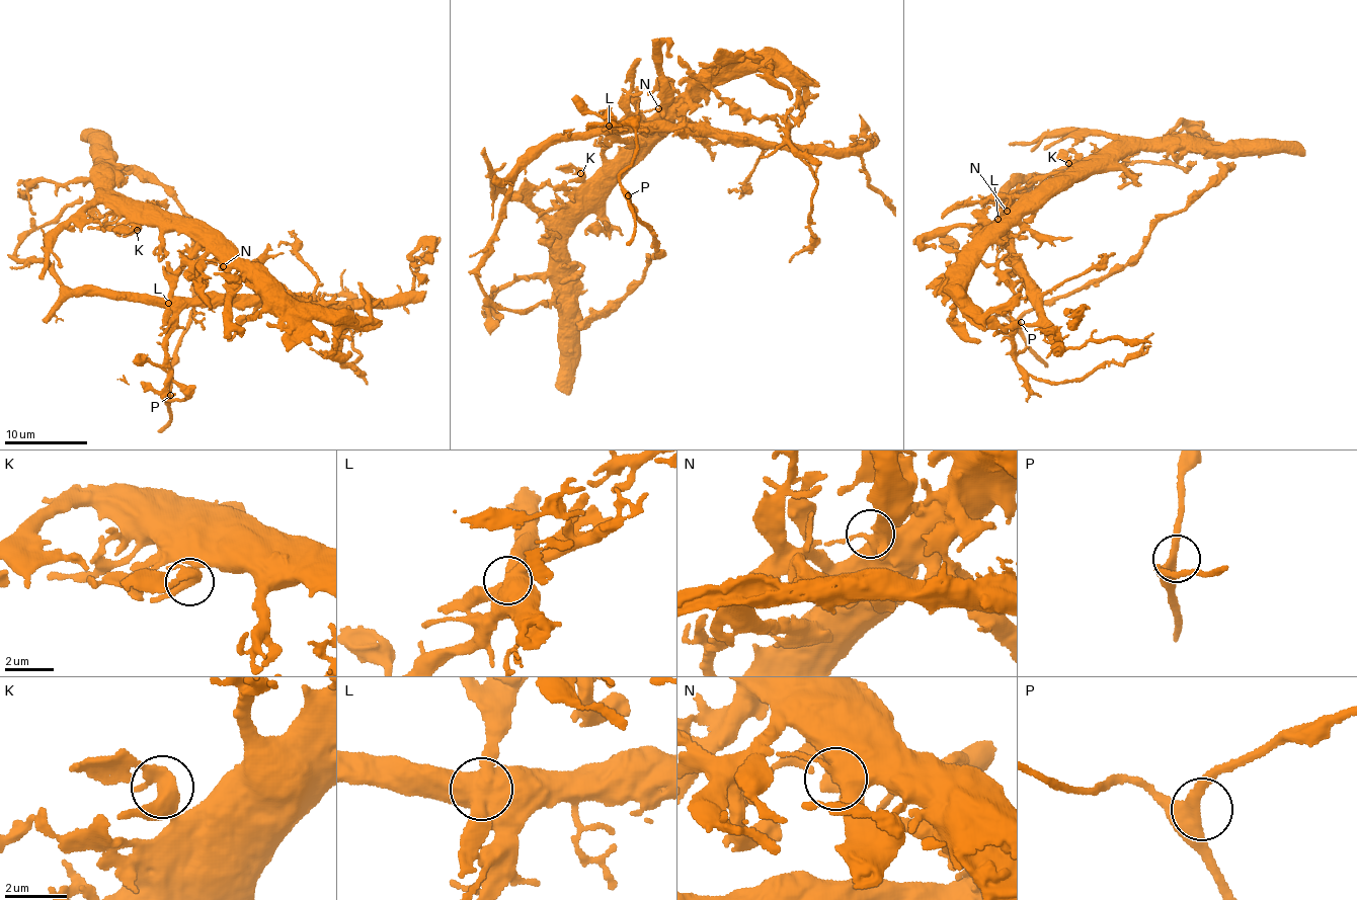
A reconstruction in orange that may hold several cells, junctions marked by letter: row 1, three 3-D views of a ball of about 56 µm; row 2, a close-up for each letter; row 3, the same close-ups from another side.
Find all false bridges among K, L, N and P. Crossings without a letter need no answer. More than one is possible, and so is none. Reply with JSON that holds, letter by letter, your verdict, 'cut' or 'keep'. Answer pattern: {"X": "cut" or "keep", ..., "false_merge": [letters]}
{"K": "keep", "L": "cut", "N": "keep", "P": "keep", "false_merge": ["L"]}

